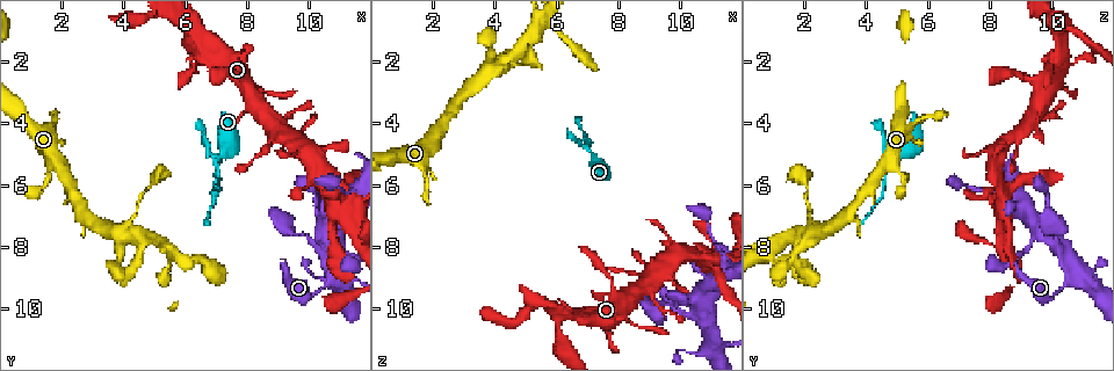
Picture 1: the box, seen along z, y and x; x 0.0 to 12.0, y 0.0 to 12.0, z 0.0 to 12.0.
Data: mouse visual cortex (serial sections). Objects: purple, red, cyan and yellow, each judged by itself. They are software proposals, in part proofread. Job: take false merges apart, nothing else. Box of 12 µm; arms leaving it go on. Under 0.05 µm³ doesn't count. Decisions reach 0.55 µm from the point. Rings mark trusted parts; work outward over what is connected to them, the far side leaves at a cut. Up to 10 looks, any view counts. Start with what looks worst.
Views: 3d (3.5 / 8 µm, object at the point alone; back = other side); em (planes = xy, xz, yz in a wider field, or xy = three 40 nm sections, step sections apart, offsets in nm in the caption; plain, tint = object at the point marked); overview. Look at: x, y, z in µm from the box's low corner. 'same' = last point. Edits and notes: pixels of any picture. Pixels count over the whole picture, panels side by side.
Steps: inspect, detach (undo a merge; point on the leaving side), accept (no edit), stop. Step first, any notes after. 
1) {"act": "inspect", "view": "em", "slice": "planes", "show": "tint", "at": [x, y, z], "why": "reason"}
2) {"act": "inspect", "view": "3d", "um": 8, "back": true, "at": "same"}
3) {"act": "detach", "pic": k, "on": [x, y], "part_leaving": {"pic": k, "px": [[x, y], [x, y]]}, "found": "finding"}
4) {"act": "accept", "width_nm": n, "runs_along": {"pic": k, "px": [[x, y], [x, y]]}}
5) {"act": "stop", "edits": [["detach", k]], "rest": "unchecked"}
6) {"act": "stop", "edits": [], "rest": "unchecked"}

{"act": "inspect", "view": "3d", "um": 3.5, "at": [6.8, 5.1, 4.7], "why": "abrupt turn"}

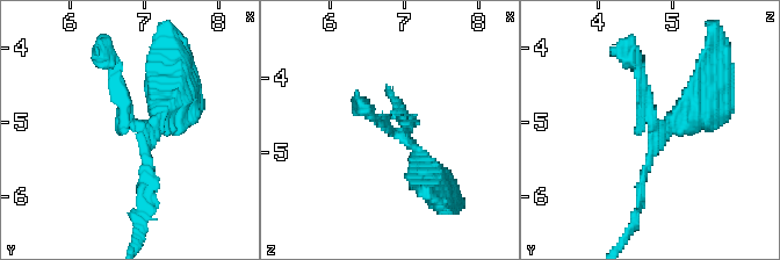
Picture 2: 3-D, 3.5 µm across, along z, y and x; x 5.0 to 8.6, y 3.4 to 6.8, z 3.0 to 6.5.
{"act": "inspect", "view": "em", "slice": "xy", "step": 1, "show": "tint", "at": [6.90, 5.00, 4.75], "why": "shape alone is not enough"}

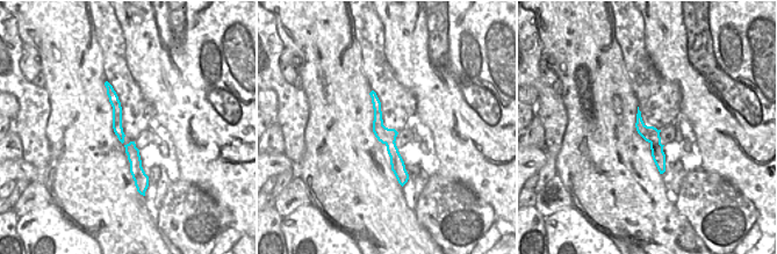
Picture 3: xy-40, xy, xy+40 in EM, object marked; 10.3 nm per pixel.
{"act": "inspect", "view": "em", "slice": "xy", "step": 3, "show": "tint", "at": "same", "why": "cut it another way"}

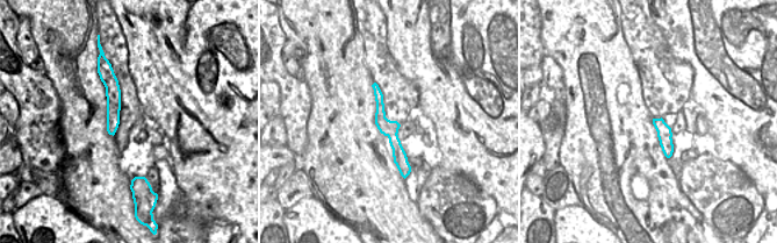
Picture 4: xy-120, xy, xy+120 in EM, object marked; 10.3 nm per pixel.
{"act": "detach", "pic": 2, "on": [115, 91], "part_leaving": {"pic": 2, "px": [[136, 123], [118, 73], [96, 41]]}, "found": "two cells meet here"}

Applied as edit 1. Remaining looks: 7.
{"act": "inspect", "view": "3d", "um": 3.5, "at": [11.3, 6.3, 8.1], "why": "sudden change in width"}

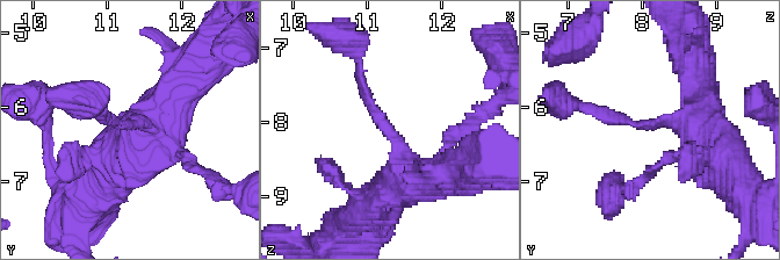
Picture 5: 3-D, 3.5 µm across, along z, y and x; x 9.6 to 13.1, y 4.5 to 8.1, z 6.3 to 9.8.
{"act": "inspect", "view": "em", "slice": "xy", "step": 2, "show": "plain", "at": [11.35, 6.20, 8.15], "arm_widths_nm": [200, 600]}

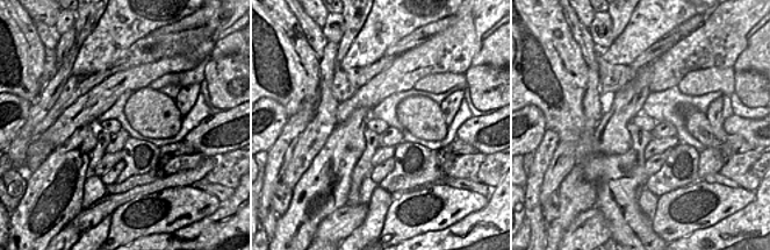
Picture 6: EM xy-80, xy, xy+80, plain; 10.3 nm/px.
{"act": "inspect", "view": "em", "slice": "xy", "step": 2, "show": "tint", "at": "same"}

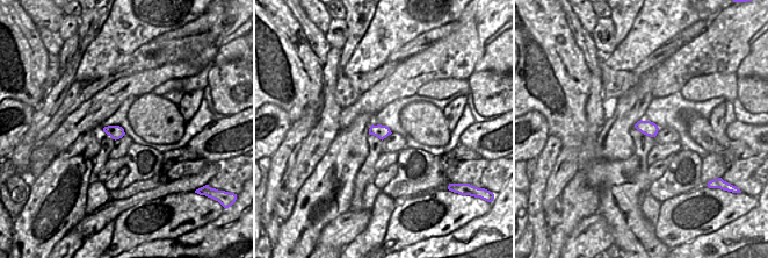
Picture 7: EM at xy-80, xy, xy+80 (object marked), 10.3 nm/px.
{"act": "accept", "runs_along": {"pic": 5, "px": [[709, 152], [694, 123], [632, 123], [593, 109]]}, "found": "one cell here"}

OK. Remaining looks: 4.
{"act": "inspect", "view": "3d", "um": 3.5, "at": [6.1, 0.9, 10.2]}

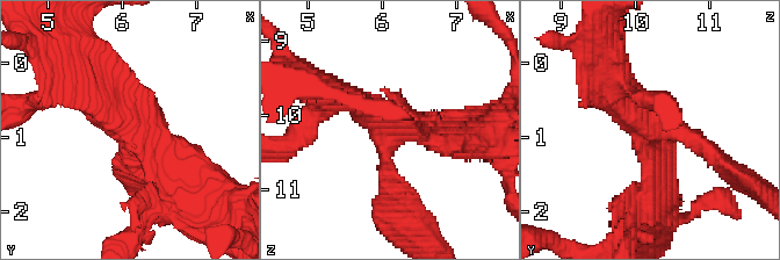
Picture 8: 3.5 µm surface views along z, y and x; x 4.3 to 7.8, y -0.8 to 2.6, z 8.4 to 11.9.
{"act": "inspect", "view": "em", "slice": "planes", "show": "tint", "at": [6.10, 0.85, 10.20], "arms": 3, "arm_widths_nm": [250, 300, 400], "why": "shape alone is not enough"}

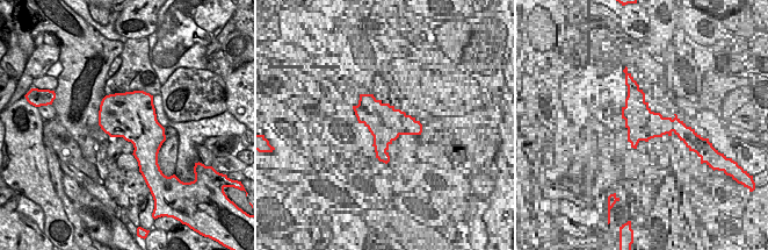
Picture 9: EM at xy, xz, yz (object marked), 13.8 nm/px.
{"act": "accept", "found": "all the same cell"}

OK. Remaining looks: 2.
{"act": "inspect", "view": "em", "slice": "xy", "step": 1, "show": "tint", "at": [3.9, 7.6, 2.3], "why": "four-way junction"}

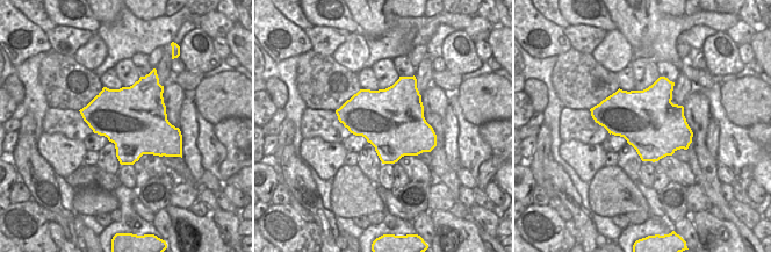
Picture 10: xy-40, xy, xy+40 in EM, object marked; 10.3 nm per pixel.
{"act": "inspect", "view": "3d", "um": 3.5, "at": "same", "why": "see where the arms go"}

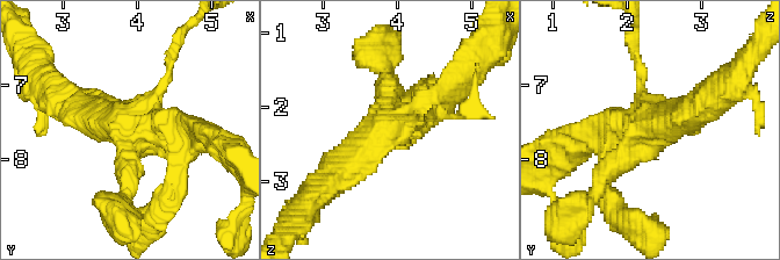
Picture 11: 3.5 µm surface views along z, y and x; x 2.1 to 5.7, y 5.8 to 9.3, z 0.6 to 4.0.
{"act": "accept", "runs_along": {"pic": 11, "px": [[333, 177], [390, 127], [455, 88]]}, "found": "one cell here"}

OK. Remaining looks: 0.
{"act": "stop", "edits": [["detach", 2]], "rest": "unchecked"}

